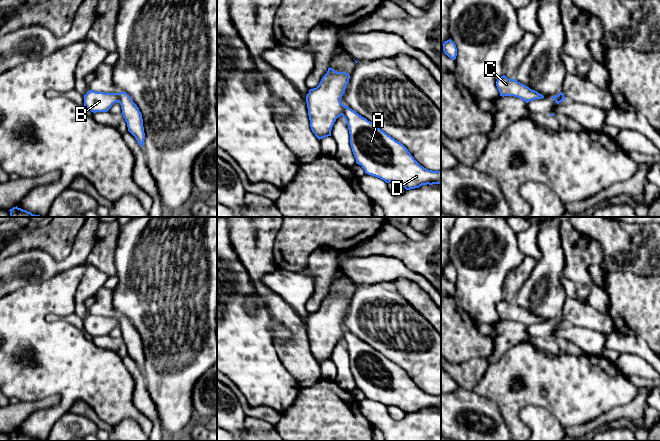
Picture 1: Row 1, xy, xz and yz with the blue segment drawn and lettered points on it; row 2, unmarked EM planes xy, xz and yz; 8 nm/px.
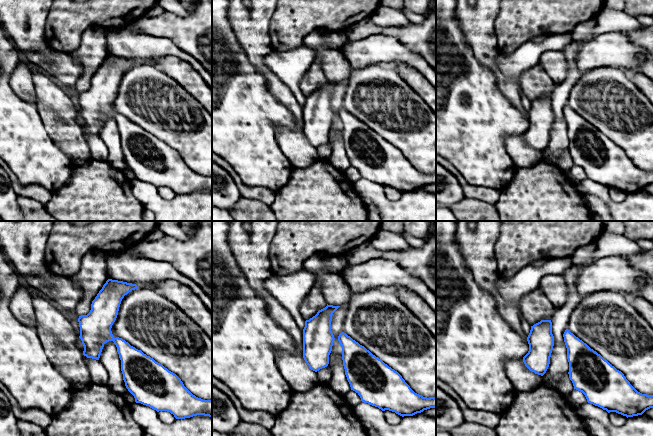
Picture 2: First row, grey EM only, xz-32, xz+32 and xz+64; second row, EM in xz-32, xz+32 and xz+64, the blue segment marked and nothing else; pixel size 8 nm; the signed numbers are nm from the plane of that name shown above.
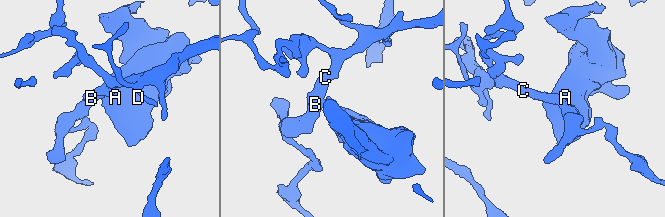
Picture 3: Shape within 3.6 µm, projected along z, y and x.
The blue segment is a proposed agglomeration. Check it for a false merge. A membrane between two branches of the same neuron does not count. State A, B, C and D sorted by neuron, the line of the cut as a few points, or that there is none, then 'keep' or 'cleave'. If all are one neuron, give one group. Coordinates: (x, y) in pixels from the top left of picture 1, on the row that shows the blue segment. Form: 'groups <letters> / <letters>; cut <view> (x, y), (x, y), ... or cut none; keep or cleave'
groups A D / B C; cut xz (344, 105), (341, 114); cleave

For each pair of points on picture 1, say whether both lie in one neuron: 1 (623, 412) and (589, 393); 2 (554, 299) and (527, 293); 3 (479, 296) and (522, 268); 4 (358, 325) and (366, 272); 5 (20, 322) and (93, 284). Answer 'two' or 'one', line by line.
1: two
2: one
3: two
4: two
5: two

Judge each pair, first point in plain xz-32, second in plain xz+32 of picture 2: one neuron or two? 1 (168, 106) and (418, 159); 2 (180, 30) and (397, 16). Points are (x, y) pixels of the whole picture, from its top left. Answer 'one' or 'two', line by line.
1: one
2: two

